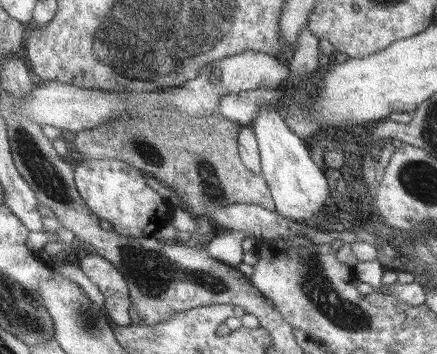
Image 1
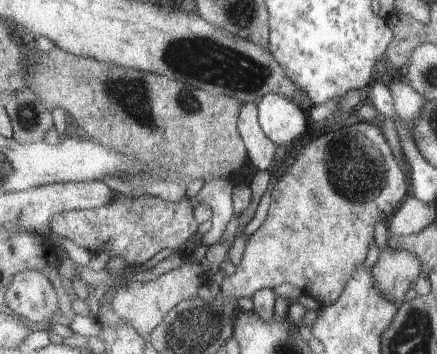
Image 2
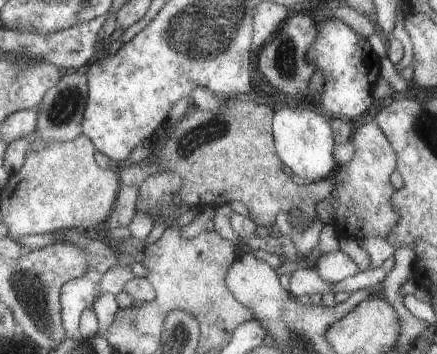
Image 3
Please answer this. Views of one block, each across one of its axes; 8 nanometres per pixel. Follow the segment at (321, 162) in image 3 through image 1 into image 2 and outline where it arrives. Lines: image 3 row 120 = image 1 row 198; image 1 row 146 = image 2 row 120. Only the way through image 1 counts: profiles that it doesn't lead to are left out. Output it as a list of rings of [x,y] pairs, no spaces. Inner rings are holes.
[[[269,94],[259,102],[259,118],[265,134],[287,150],[303,138],[311,126],[309,112],[303,110],[295,100],[279,94]]]

